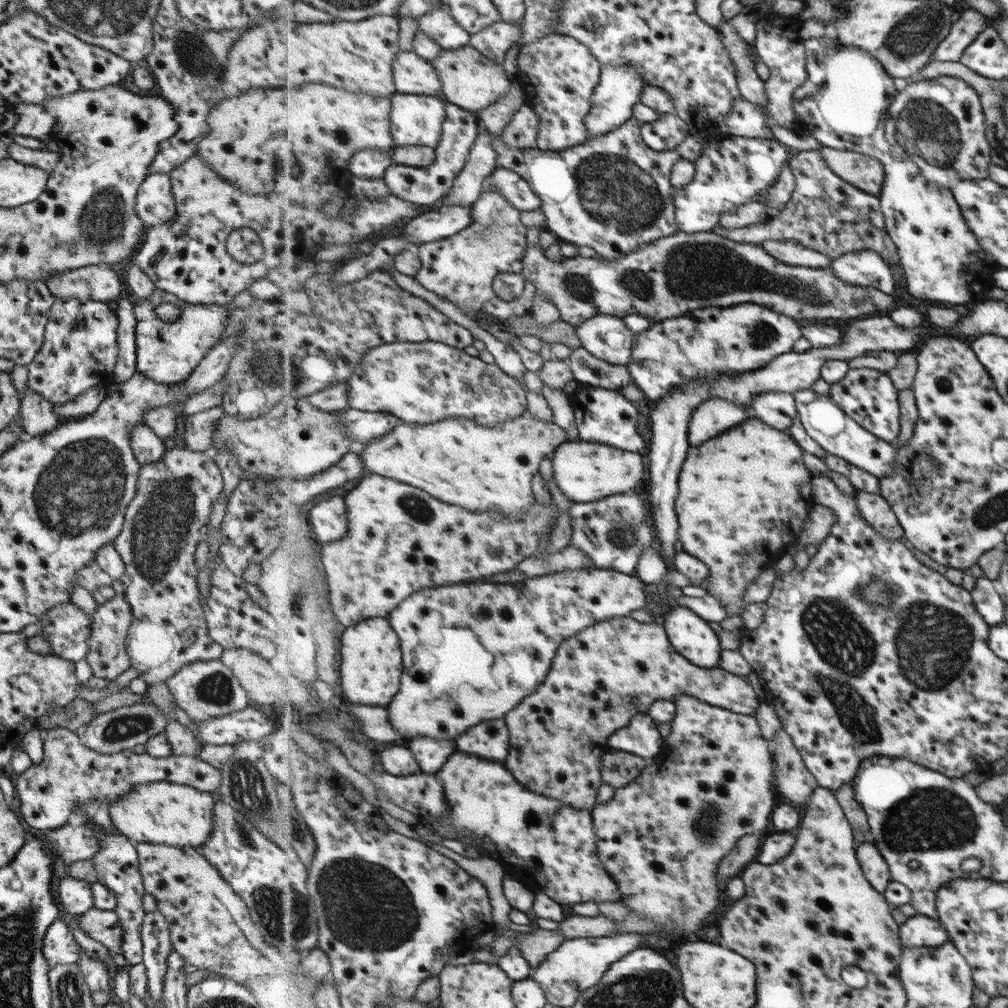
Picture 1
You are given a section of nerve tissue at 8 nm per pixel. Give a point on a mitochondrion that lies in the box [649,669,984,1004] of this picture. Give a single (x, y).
(932, 818)

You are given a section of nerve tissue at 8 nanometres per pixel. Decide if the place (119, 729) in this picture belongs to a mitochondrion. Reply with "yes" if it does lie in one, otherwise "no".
yes

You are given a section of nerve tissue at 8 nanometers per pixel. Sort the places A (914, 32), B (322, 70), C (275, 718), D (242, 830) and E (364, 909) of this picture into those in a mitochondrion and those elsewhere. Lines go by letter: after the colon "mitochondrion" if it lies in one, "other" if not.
A: mitochondrion
B: other
C: other
D: mitochondrion
E: mitochondrion

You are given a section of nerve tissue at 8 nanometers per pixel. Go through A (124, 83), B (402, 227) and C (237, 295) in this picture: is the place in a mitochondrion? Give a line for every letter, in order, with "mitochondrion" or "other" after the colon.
A: other
B: other
C: other

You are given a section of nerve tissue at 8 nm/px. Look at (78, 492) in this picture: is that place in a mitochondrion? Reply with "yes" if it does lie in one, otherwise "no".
yes

